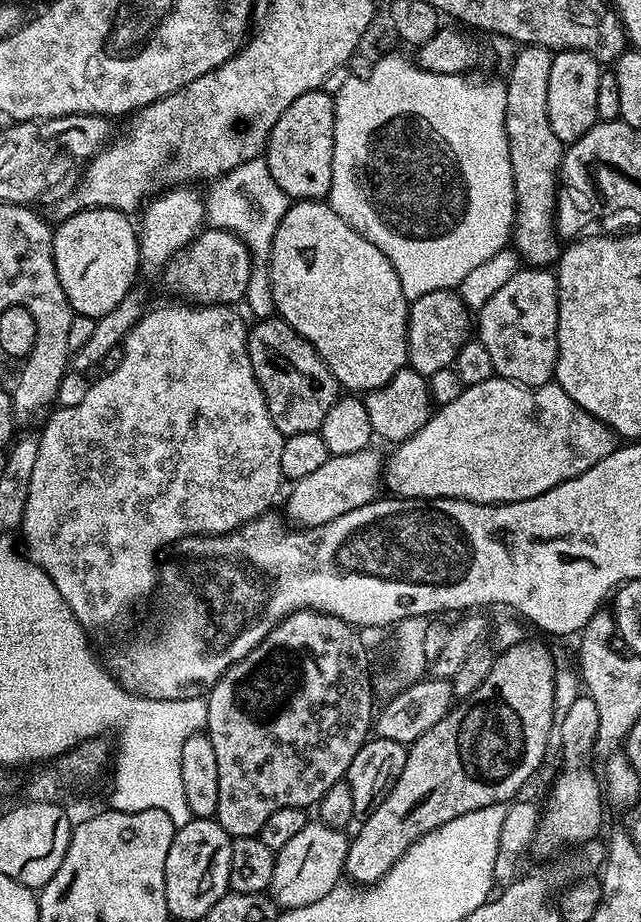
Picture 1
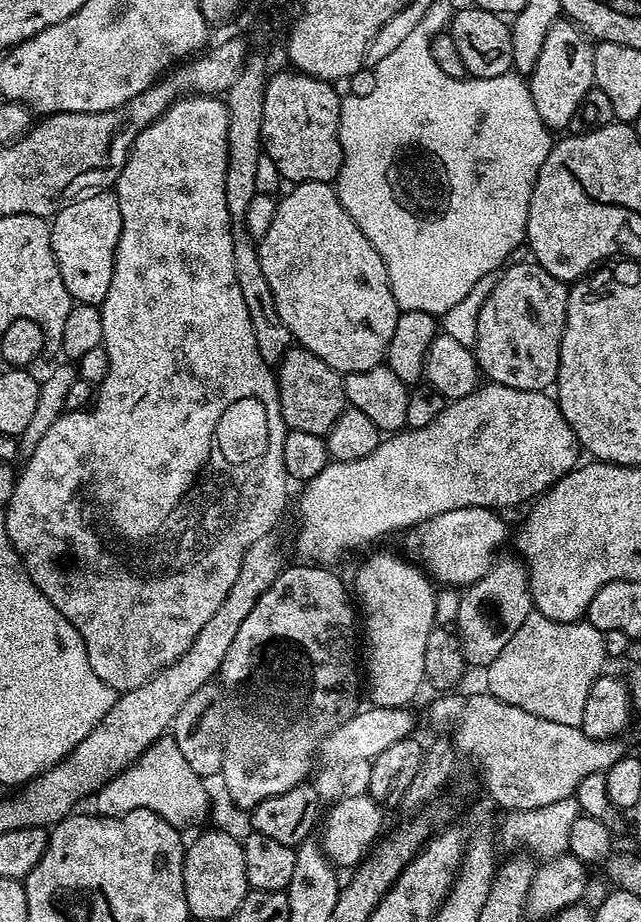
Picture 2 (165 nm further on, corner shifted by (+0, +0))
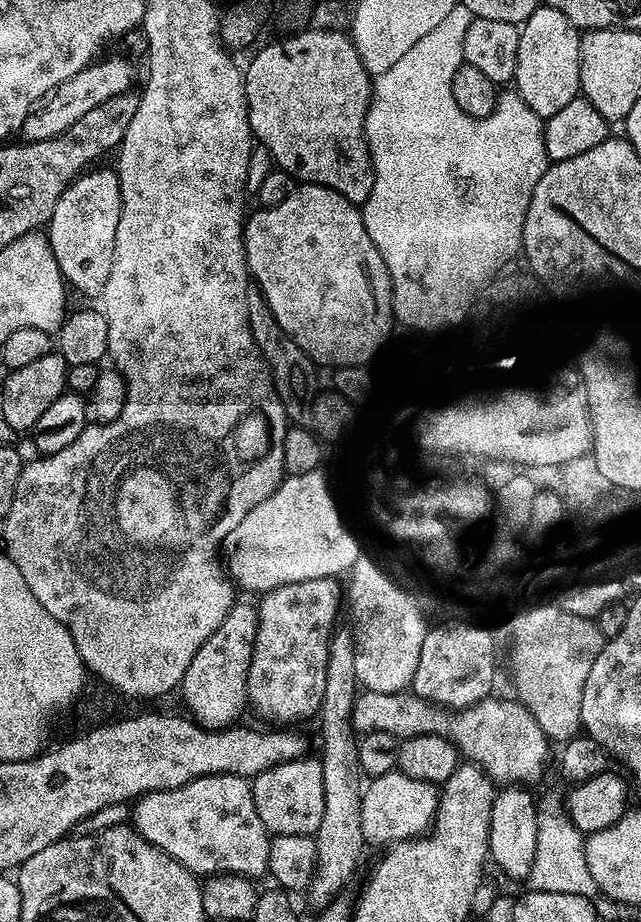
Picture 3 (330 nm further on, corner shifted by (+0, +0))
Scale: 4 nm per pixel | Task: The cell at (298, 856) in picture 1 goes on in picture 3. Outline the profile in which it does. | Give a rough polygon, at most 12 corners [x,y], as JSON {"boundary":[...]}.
{"boundary":[[398,770],[368,780],[360,821],[369,845],[425,835],[437,785]]}

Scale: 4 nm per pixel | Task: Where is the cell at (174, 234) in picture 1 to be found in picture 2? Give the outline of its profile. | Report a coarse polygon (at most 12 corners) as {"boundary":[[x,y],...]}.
{"boundary":[[228,105],[114,185],[106,378],[3,509],[117,694],[288,504]]}

